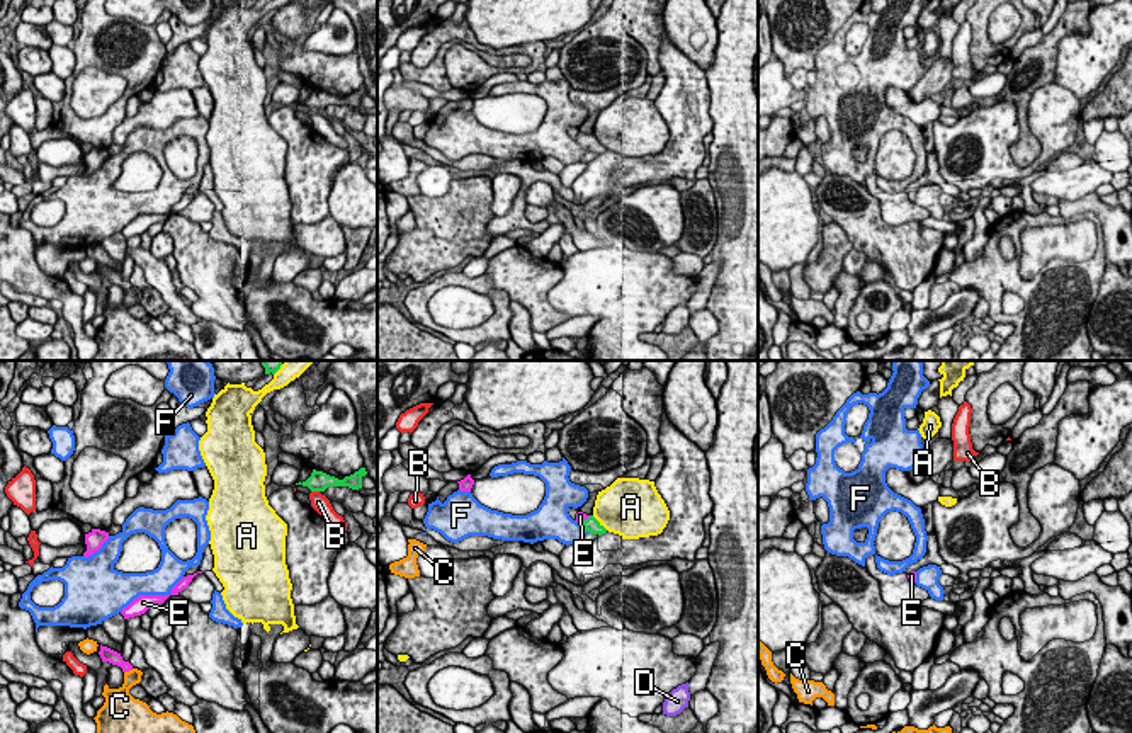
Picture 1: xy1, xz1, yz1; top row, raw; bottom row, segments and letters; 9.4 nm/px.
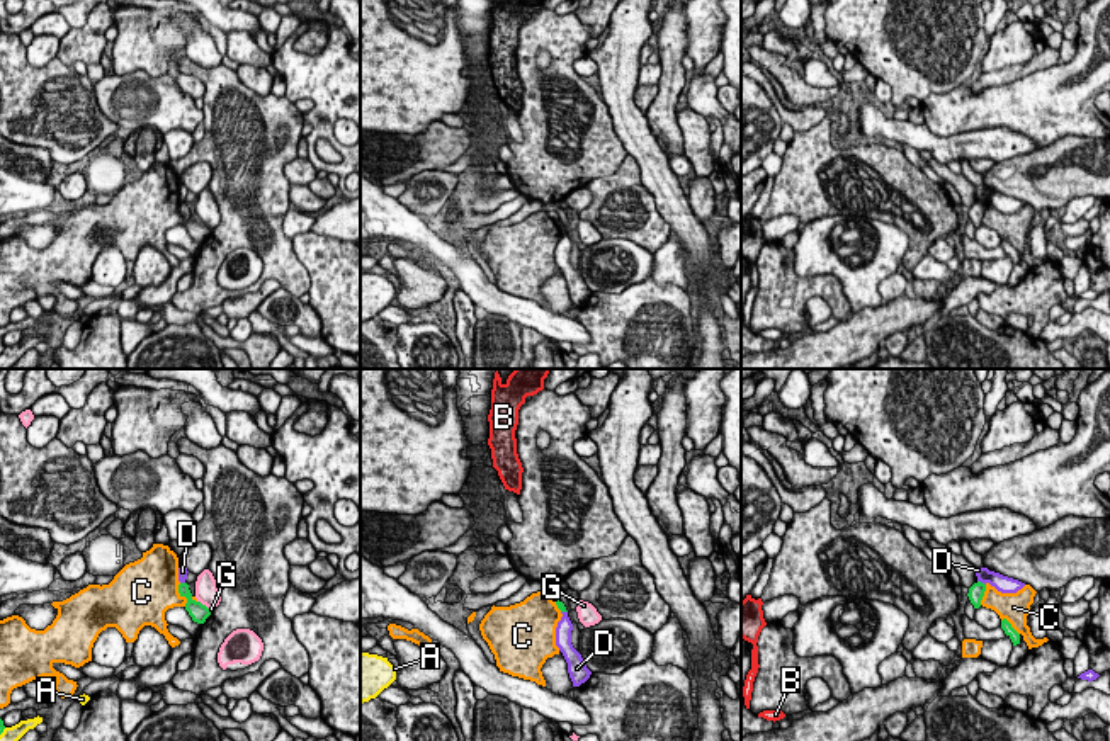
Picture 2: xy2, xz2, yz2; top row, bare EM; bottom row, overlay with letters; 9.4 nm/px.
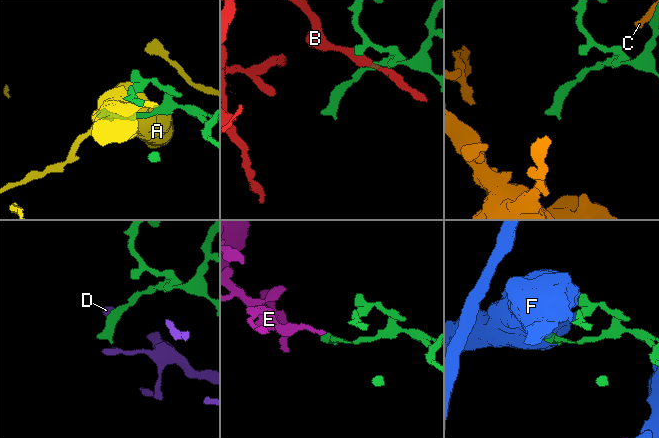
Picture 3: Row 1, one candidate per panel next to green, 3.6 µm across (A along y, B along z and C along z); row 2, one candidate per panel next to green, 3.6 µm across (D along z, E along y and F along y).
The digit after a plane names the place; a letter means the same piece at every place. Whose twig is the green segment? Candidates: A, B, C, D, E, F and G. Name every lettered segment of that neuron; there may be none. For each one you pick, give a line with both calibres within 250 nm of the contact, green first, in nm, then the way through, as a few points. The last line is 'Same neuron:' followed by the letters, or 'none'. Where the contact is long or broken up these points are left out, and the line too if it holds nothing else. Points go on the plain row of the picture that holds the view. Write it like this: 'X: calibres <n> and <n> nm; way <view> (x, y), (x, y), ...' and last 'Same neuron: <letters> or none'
E: calibres 140 and 90 nm; way xz1 (590, 143), (587, 138), (580, 135)
Same neuron: E

